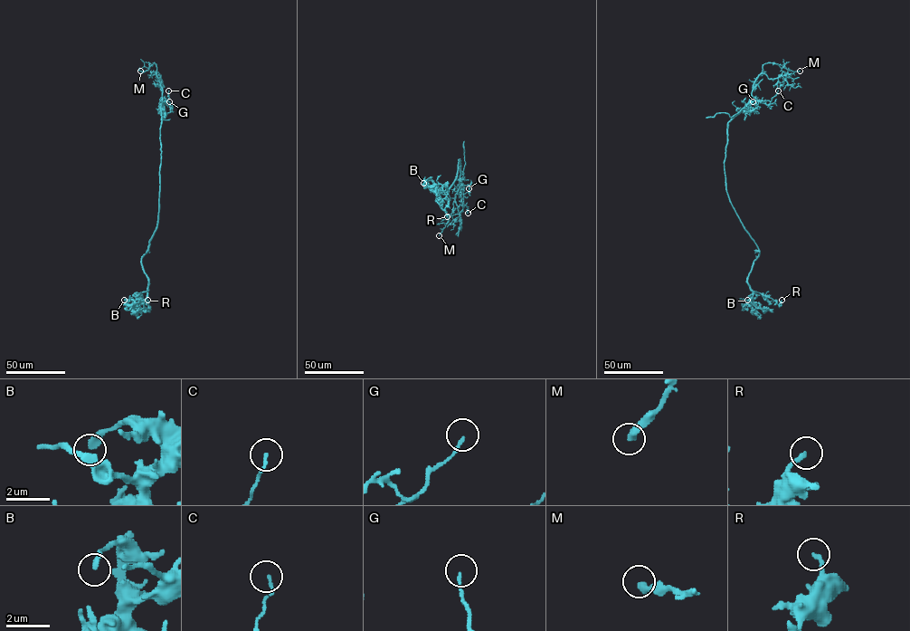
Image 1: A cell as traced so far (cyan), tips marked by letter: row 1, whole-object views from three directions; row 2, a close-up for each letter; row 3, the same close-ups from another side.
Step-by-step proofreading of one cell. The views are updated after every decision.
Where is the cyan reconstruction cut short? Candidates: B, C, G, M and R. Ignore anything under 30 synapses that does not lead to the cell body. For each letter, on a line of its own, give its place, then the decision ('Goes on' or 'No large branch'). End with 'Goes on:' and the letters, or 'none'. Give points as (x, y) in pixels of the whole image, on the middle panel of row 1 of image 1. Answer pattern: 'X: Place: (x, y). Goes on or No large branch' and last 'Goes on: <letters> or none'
B: Place: (423, 183). No large branch
C: Place: (468, 213). No large branch
G: Place: (469, 188). No large branch
M: Place: (439, 235). No large branch
R: Place: (447, 216). No large branch
Goes on: none

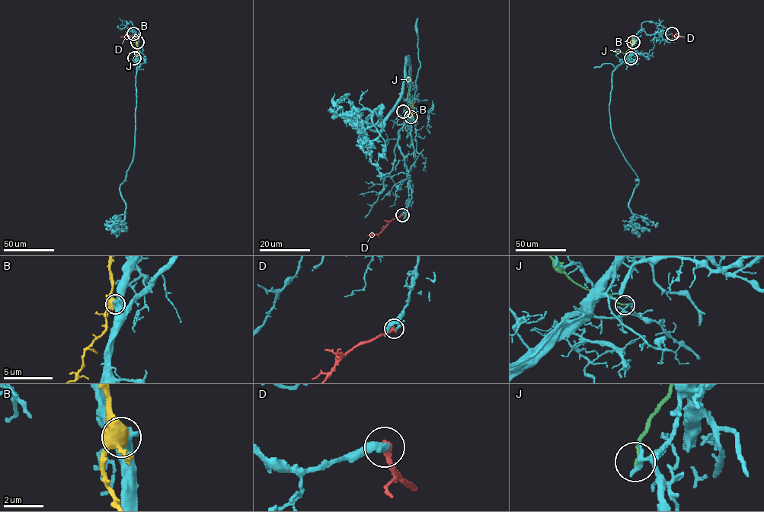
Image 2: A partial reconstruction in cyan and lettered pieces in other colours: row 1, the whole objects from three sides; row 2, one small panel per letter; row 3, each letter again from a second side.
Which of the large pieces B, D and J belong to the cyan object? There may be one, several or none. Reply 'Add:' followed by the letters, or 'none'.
Add: none

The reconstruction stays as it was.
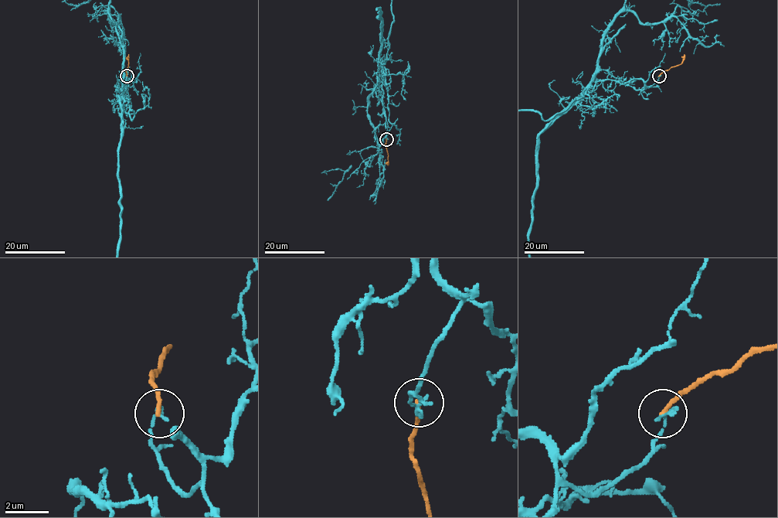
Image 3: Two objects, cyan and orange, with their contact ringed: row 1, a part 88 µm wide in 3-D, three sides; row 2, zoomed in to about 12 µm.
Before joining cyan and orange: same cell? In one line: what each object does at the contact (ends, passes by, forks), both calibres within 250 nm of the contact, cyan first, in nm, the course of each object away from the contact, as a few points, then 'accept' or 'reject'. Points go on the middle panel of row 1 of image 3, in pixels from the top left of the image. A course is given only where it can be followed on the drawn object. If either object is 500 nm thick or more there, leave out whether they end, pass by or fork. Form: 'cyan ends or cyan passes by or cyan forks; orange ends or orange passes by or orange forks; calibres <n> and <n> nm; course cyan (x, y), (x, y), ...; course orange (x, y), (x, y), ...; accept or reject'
cyan ends; orange ends; calibres 190 and 190 nm; course orange (386, 139), (388, 165); reject

